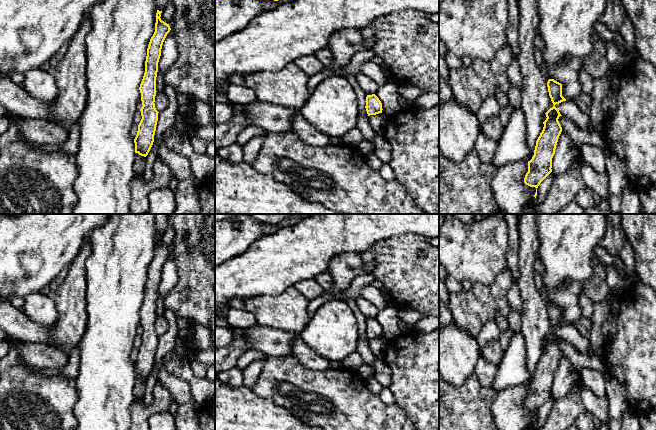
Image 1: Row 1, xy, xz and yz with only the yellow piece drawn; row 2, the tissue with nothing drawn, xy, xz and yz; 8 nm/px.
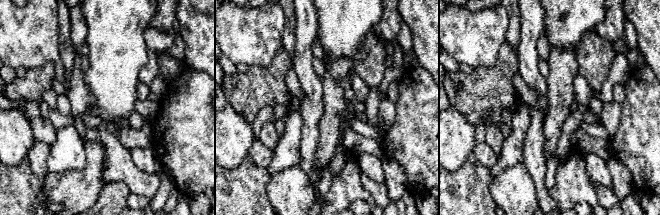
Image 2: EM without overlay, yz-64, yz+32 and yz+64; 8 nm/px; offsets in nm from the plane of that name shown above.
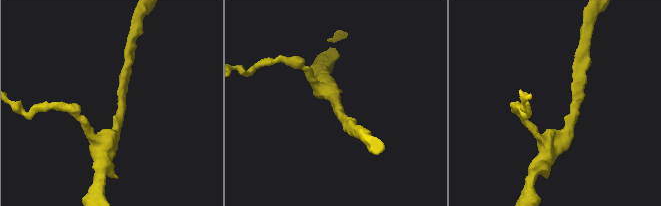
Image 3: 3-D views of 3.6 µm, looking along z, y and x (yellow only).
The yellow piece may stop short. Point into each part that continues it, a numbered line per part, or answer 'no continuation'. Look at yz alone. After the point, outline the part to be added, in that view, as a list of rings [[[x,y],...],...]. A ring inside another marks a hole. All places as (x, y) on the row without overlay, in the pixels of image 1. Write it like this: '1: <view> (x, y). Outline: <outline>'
no continuation

